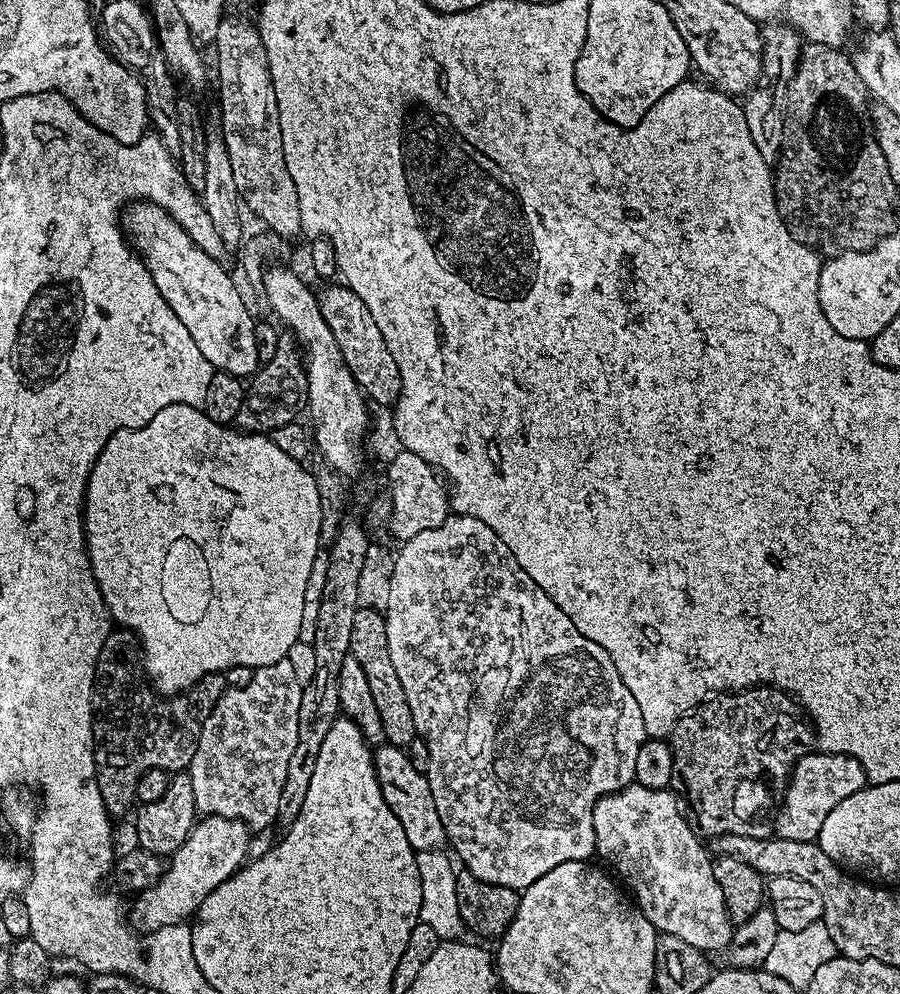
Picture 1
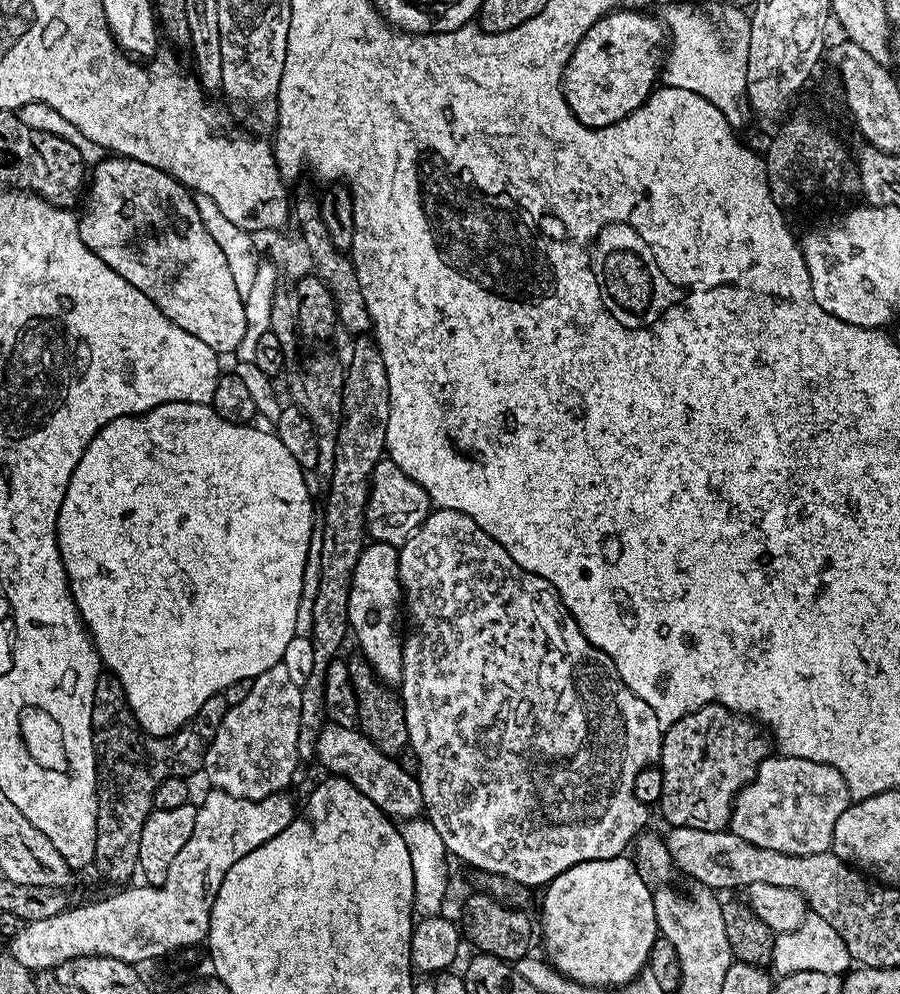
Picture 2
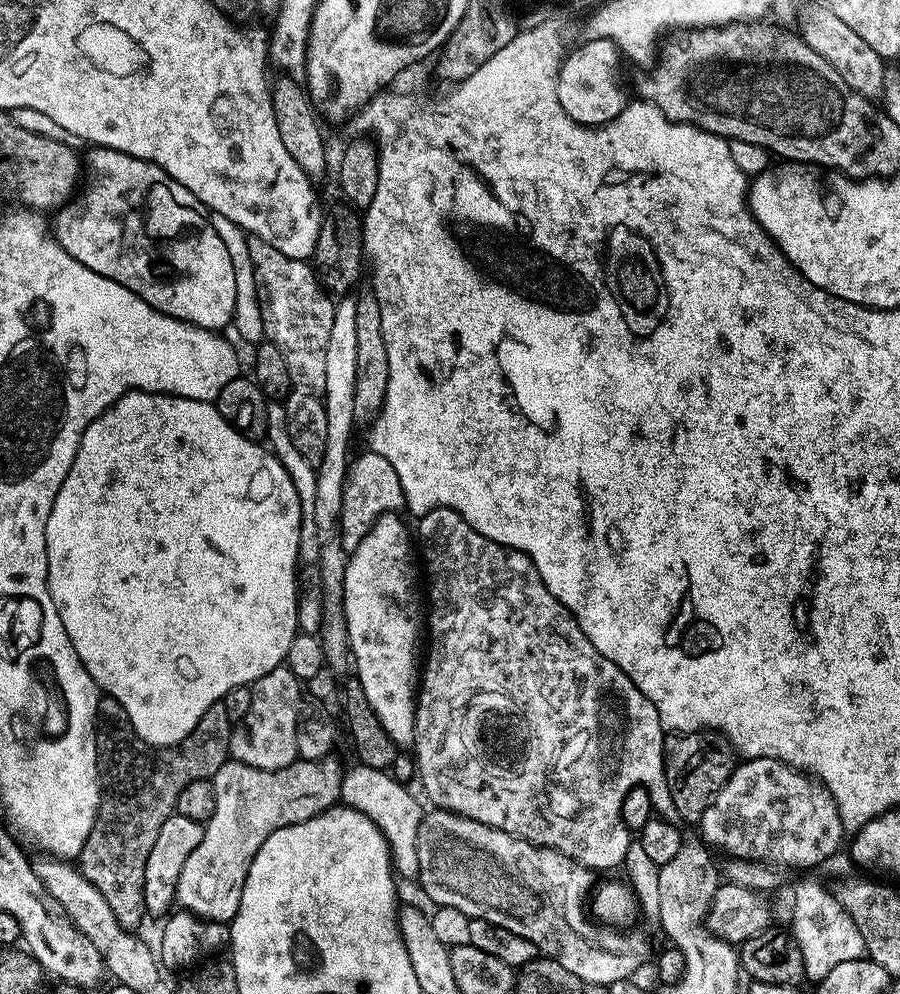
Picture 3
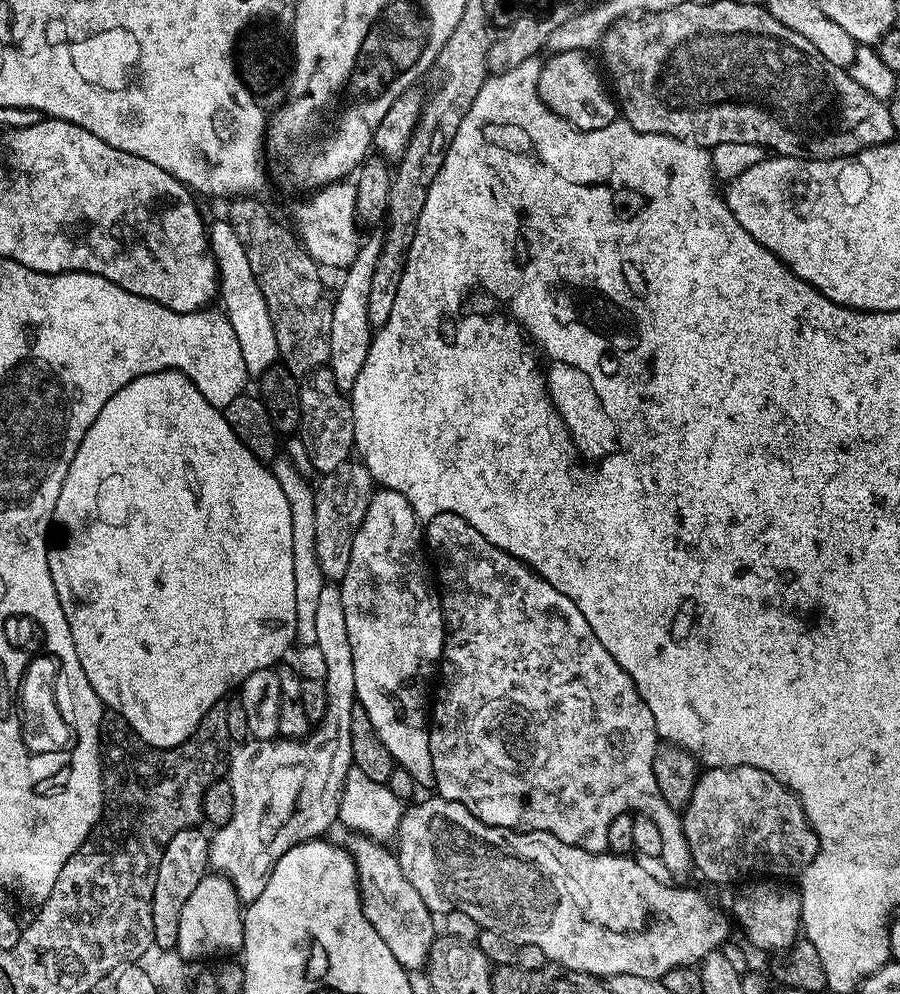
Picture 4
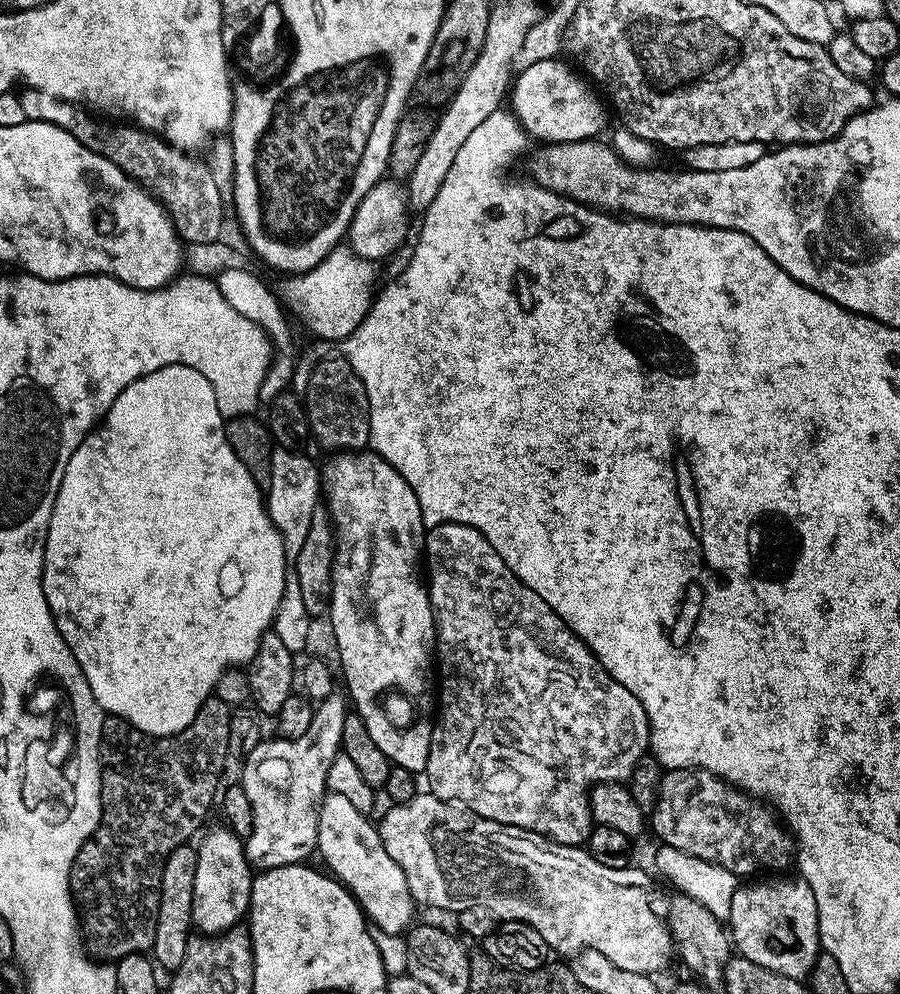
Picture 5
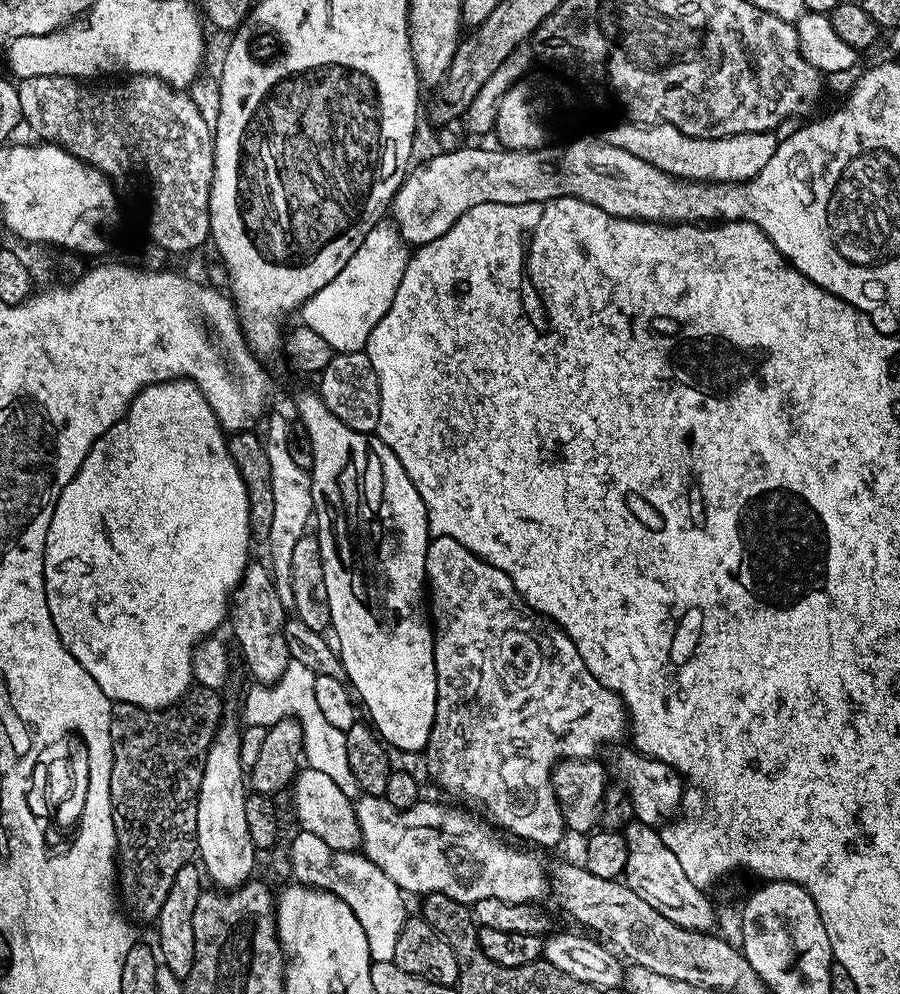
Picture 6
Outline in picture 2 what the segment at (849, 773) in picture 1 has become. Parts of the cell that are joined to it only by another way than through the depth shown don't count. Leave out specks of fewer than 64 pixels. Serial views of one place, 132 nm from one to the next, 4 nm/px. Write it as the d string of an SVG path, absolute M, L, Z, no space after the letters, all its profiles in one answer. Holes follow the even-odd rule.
M769 754L762 766L758 766L756 777L736 795L736 801L732 803L730 830L738 834L738 838L746 838L746 842L754 842L754 846L762 846L766 850L778 850L782 854L799 856L822 854L831 849L834 822L842 818L849 803L846 778L842 778L842 774L834 770L834 766L810 762L806 758Z

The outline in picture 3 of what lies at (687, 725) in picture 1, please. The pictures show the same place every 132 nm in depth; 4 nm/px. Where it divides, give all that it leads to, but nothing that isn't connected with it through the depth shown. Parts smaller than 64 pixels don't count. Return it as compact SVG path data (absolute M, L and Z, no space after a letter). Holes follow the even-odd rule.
M711 730L668 734L664 738L664 774L662 783L668 787L672 808L692 826L699 825L706 806L722 790L738 763L737 753L724 733Z

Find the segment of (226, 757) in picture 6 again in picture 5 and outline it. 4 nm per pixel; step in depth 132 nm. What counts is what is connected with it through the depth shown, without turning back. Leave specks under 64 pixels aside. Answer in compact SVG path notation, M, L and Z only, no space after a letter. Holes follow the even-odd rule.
M219 827L196 848L198 870L194 870L192 927L205 936L218 936L237 927L247 917L252 902L254 869L244 853L244 840L227 827Z

